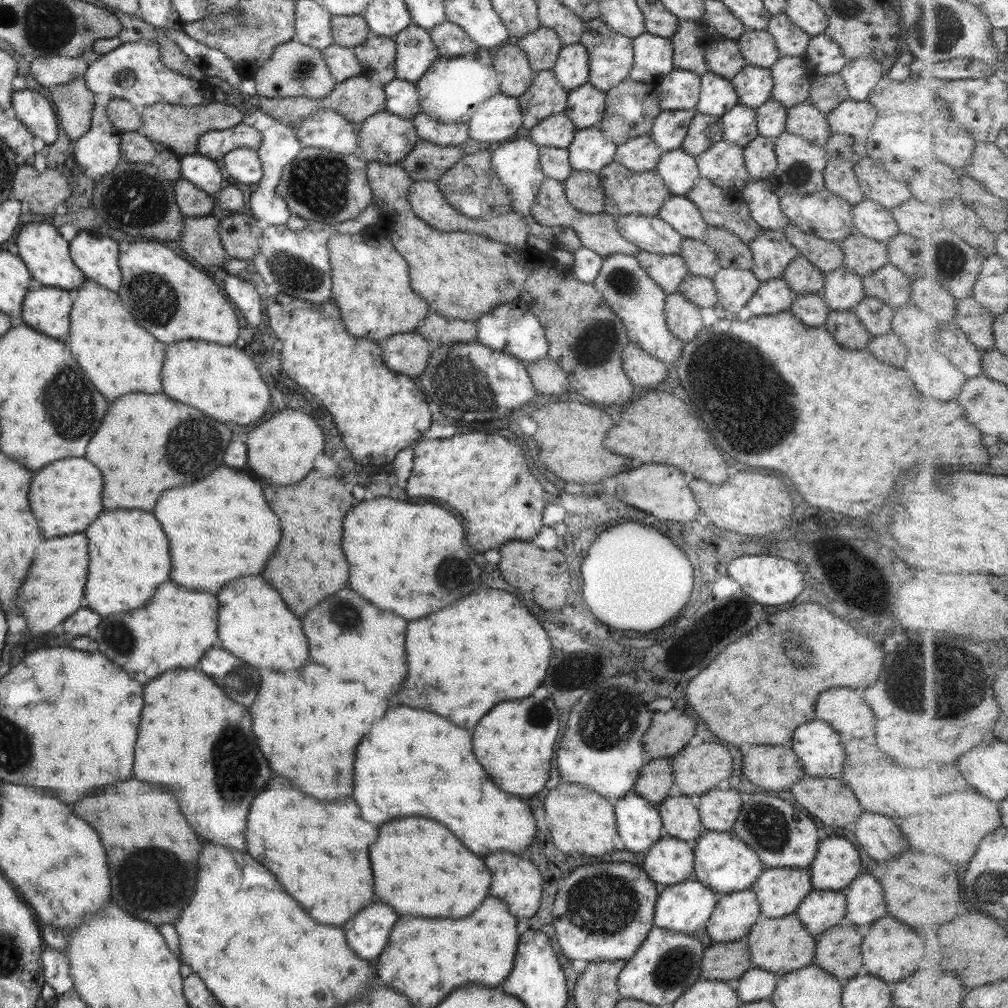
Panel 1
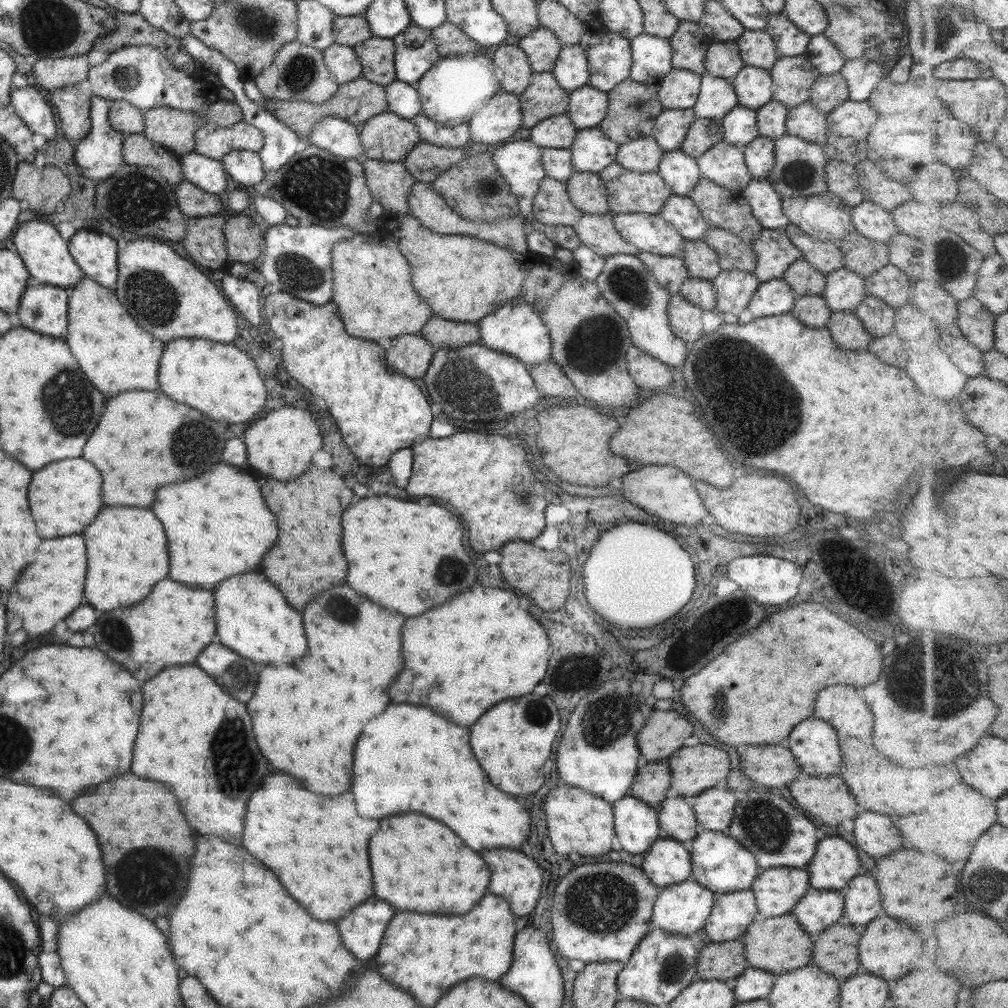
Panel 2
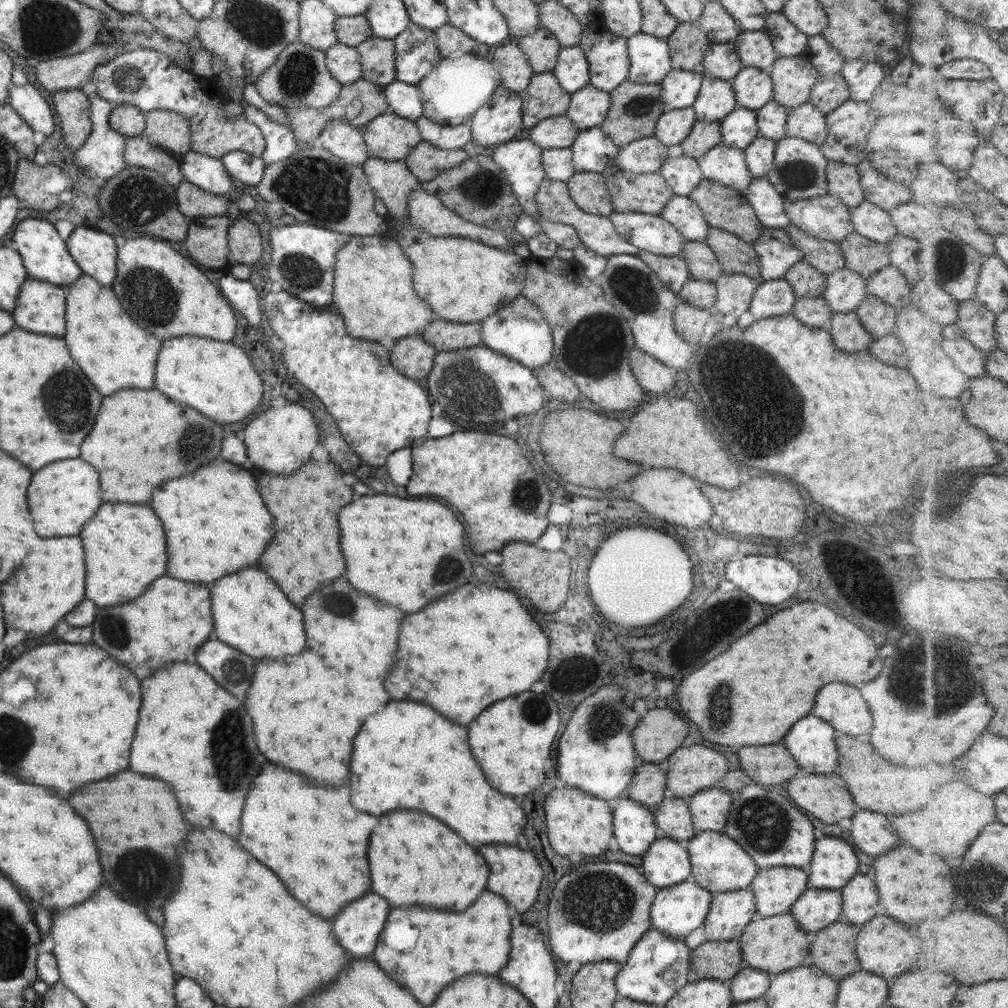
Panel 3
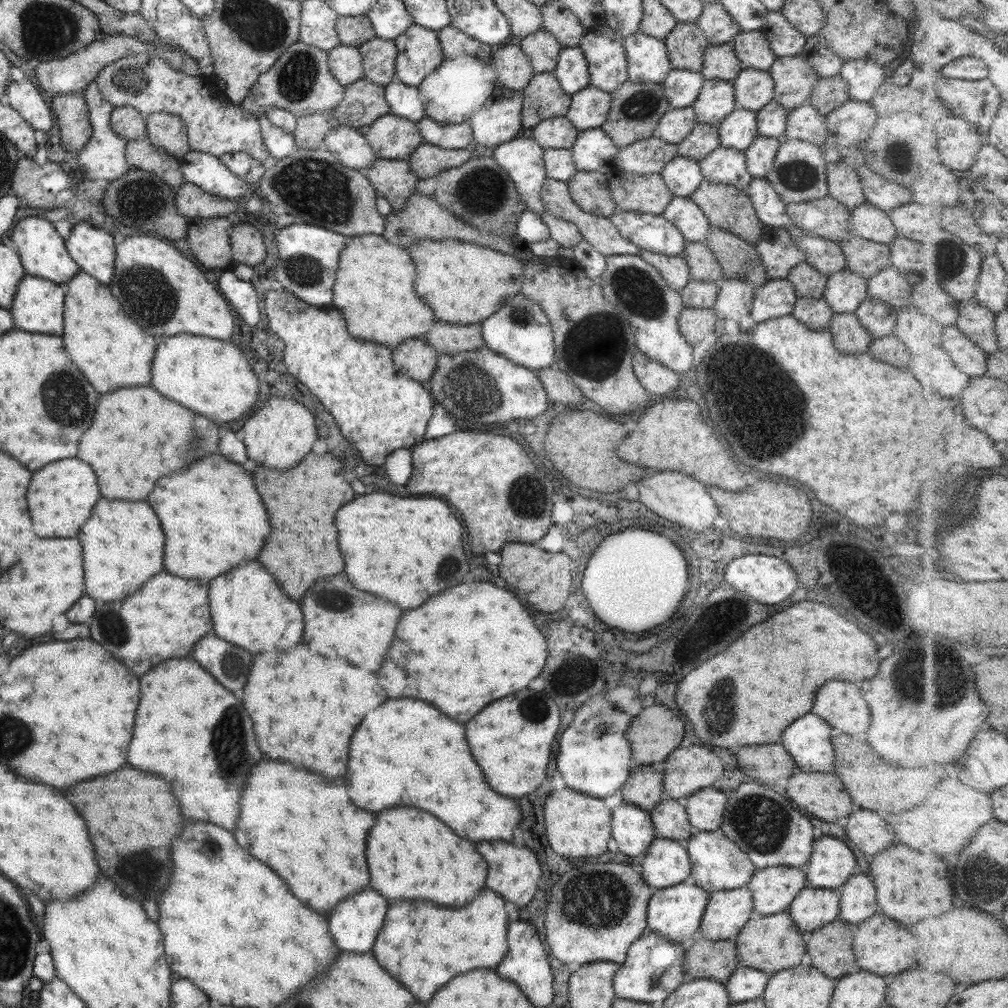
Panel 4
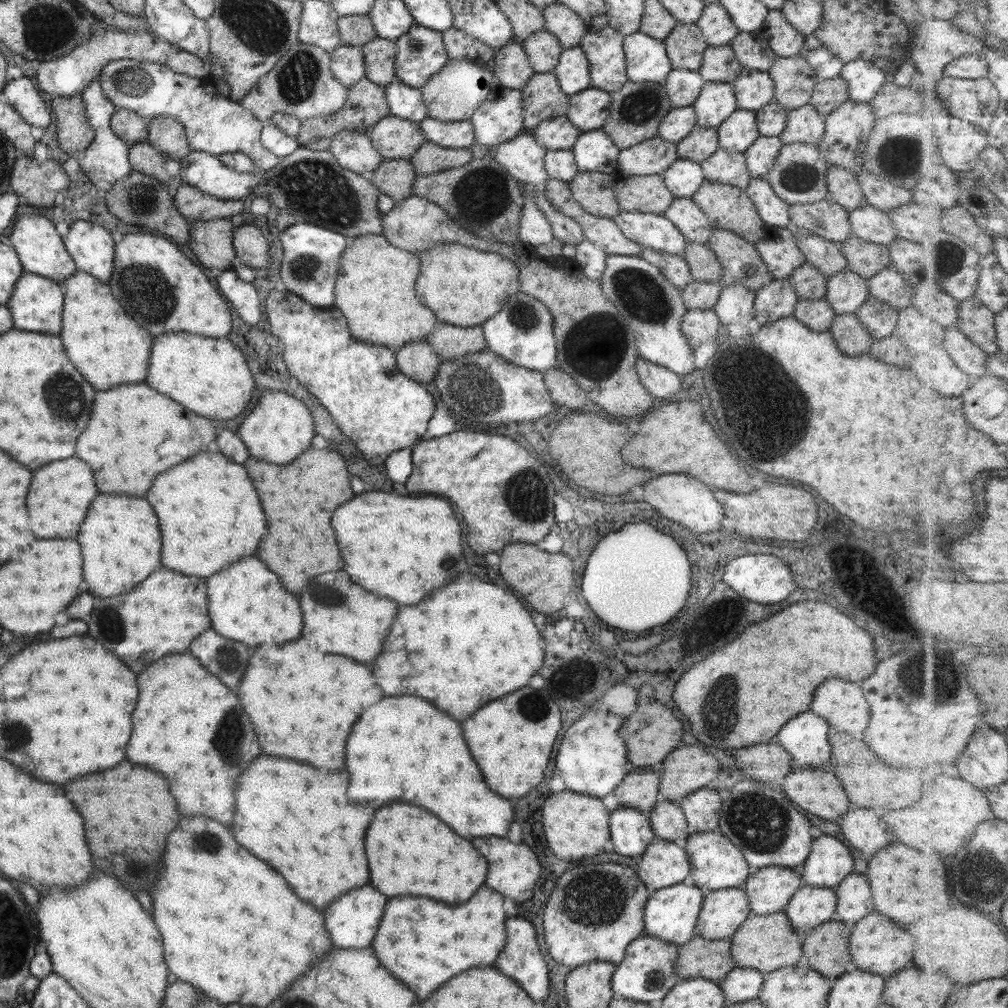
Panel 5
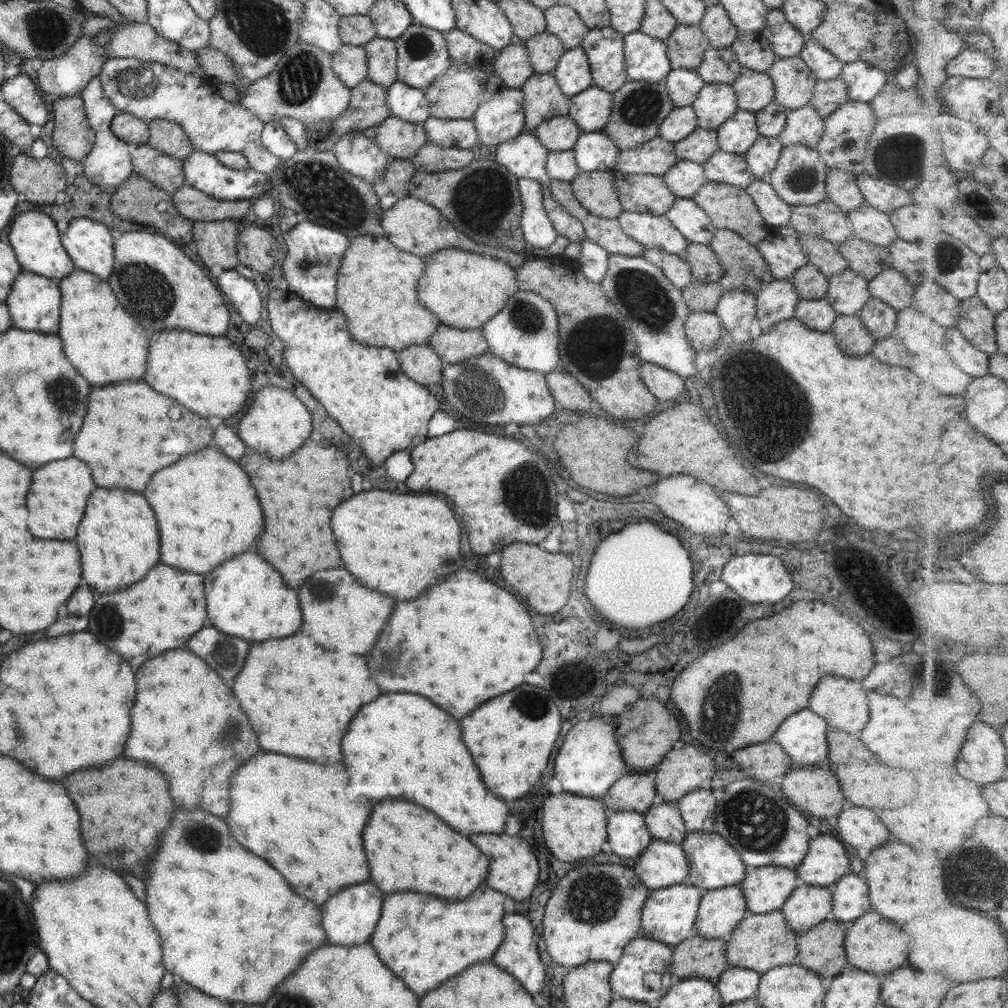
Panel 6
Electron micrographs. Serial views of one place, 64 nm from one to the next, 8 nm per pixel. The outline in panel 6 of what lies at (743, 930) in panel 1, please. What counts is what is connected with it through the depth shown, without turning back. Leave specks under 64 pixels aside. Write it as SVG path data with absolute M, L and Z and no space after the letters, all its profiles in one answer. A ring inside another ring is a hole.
M736 885L702 891L698 905L693 935L706 939L727 939L733 927L748 914Z

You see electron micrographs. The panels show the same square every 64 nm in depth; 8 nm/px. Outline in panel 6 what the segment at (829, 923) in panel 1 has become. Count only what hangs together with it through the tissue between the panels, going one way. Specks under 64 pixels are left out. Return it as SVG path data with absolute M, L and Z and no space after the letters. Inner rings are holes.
M807 886L795 887L781 906L786 927L796 936L830 917L831 888Z

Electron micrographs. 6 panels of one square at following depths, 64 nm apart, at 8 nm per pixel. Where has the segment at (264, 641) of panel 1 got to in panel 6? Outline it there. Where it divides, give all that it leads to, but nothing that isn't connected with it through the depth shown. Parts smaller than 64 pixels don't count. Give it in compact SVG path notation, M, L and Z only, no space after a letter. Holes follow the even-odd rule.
M245 552L220 563L203 575L206 618L225 635L261 642L269 638L285 638L299 628L301 612L297 594L285 588L281 576L257 554Z

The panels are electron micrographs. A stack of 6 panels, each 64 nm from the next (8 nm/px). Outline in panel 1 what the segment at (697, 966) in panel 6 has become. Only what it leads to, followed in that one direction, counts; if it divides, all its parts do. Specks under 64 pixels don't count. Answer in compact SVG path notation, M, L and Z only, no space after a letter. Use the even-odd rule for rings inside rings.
M745 939L711 943L703 949L700 976L707 980L733 984L751 966Z

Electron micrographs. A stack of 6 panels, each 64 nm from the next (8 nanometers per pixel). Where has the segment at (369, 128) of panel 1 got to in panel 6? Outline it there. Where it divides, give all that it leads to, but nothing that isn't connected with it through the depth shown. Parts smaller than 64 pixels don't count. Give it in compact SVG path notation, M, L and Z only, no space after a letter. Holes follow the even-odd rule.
M389 116L378 124L373 140L385 154L388 154L389 158L411 160L418 148L426 142L426 134L422 123L403 122L398 118Z

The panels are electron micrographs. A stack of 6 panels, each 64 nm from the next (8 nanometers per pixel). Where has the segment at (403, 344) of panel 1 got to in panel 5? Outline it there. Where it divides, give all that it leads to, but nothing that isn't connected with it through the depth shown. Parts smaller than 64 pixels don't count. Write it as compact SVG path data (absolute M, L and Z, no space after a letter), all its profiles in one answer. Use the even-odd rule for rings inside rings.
M425 340L421 344L406 344L394 350L397 370L415 382L434 382L440 365L432 346Z

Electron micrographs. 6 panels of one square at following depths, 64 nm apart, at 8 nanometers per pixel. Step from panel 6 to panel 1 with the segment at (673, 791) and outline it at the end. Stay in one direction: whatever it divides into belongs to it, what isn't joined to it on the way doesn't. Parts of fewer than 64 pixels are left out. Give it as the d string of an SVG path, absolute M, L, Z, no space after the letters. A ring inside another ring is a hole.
M699 744L695 748L685 745L685 748L670 757L669 761L675 786L683 797L694 800L703 796L709 789L715 788L721 780L727 780L731 774L731 758L727 750L717 744Z

